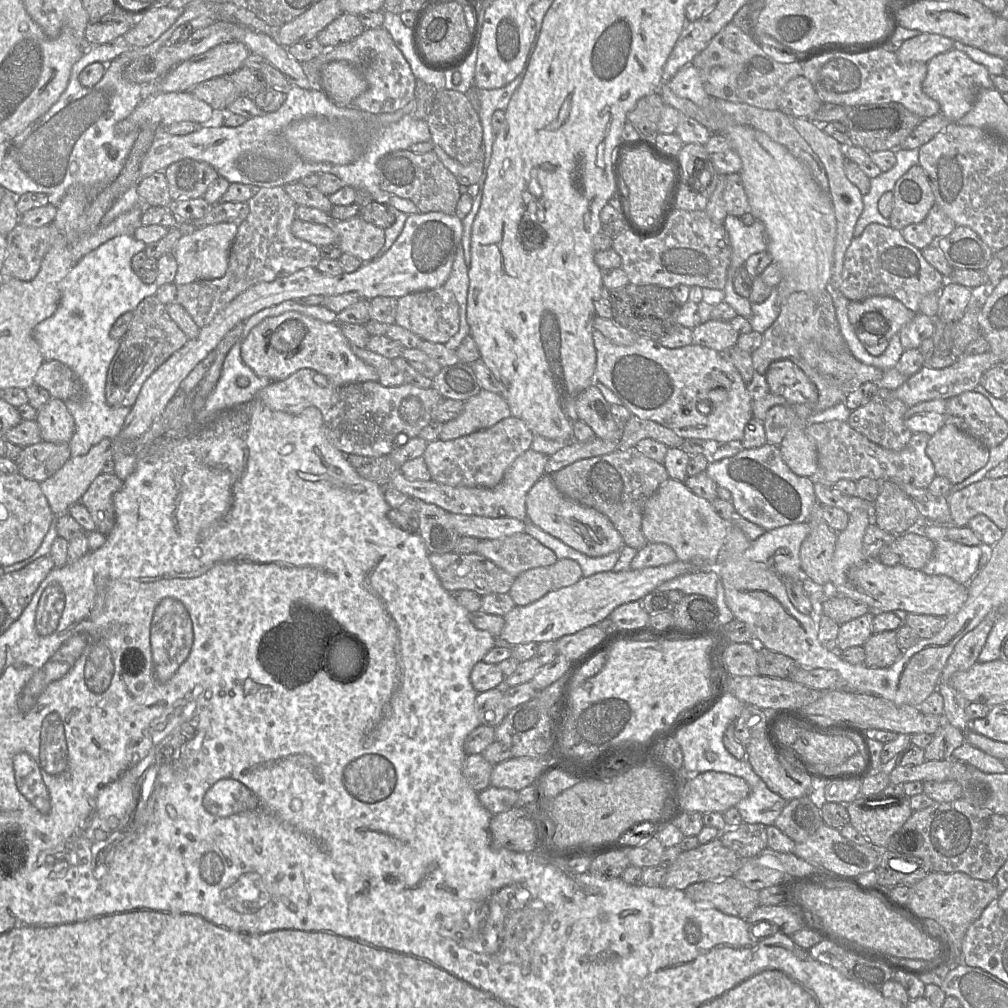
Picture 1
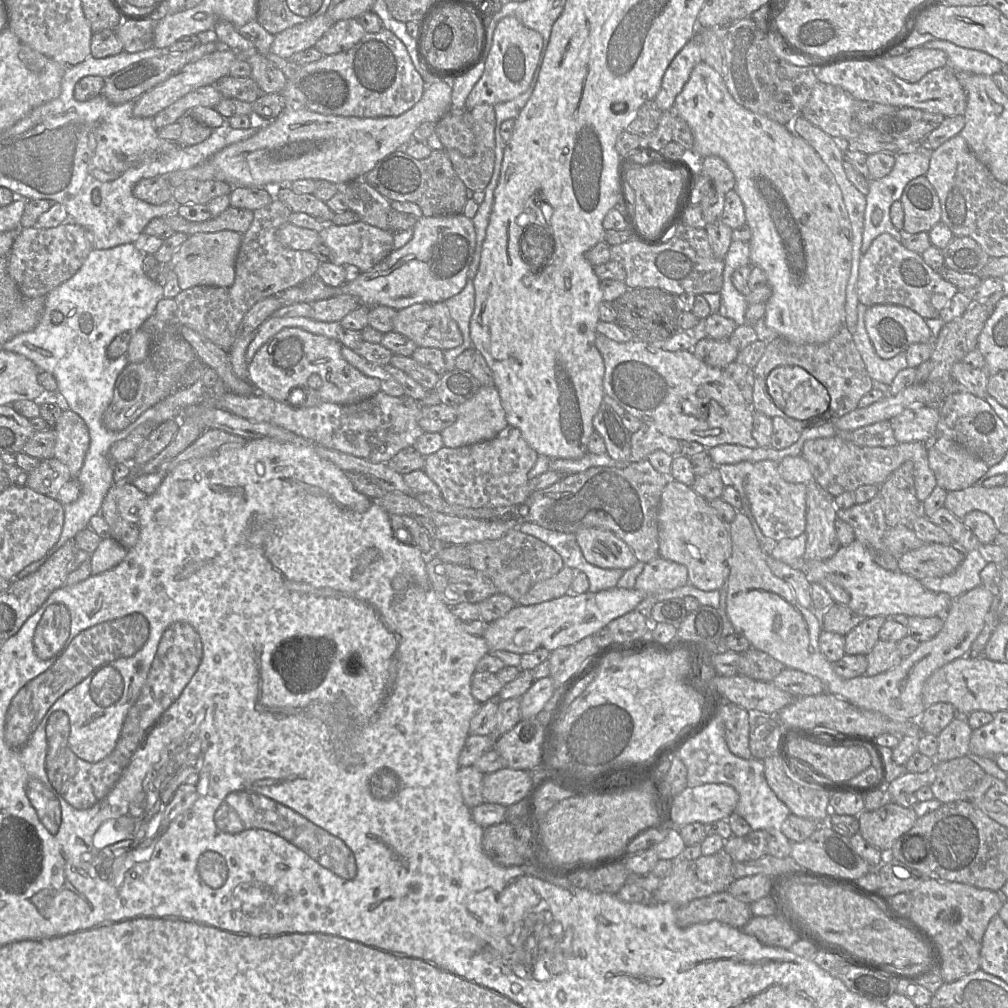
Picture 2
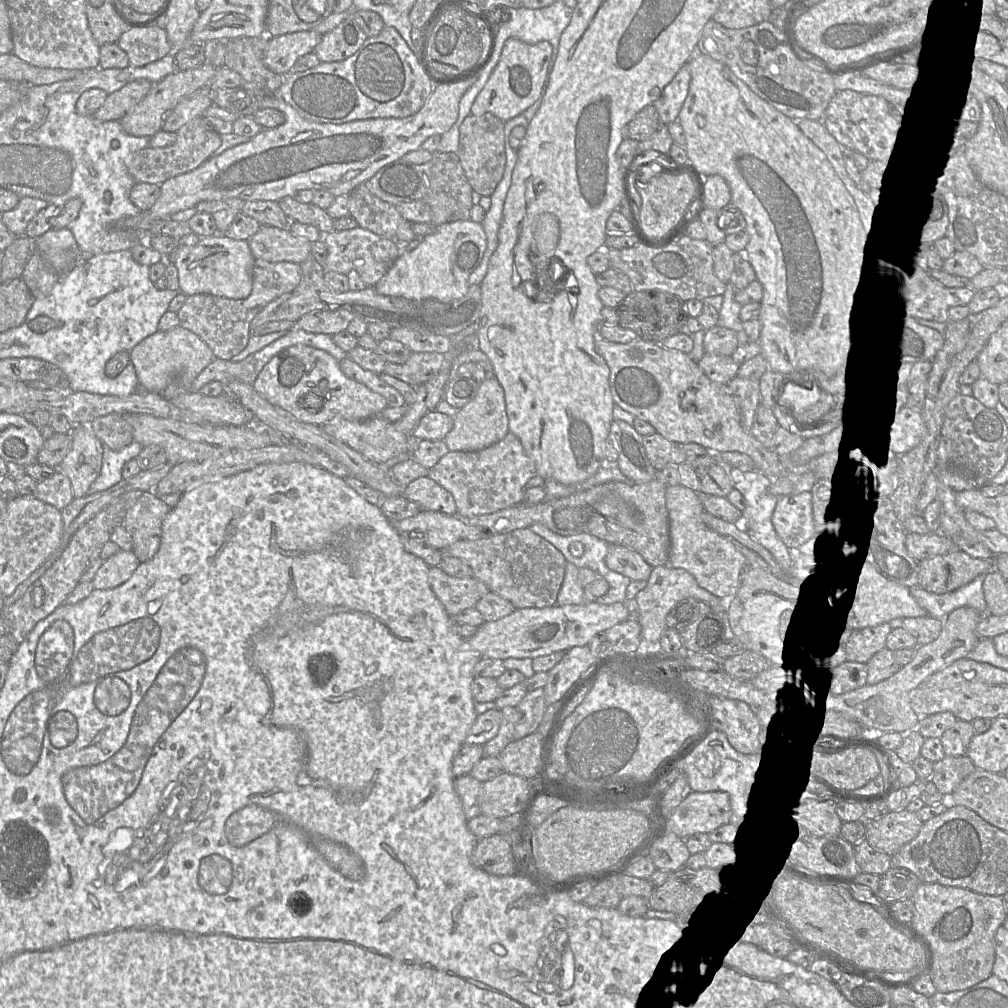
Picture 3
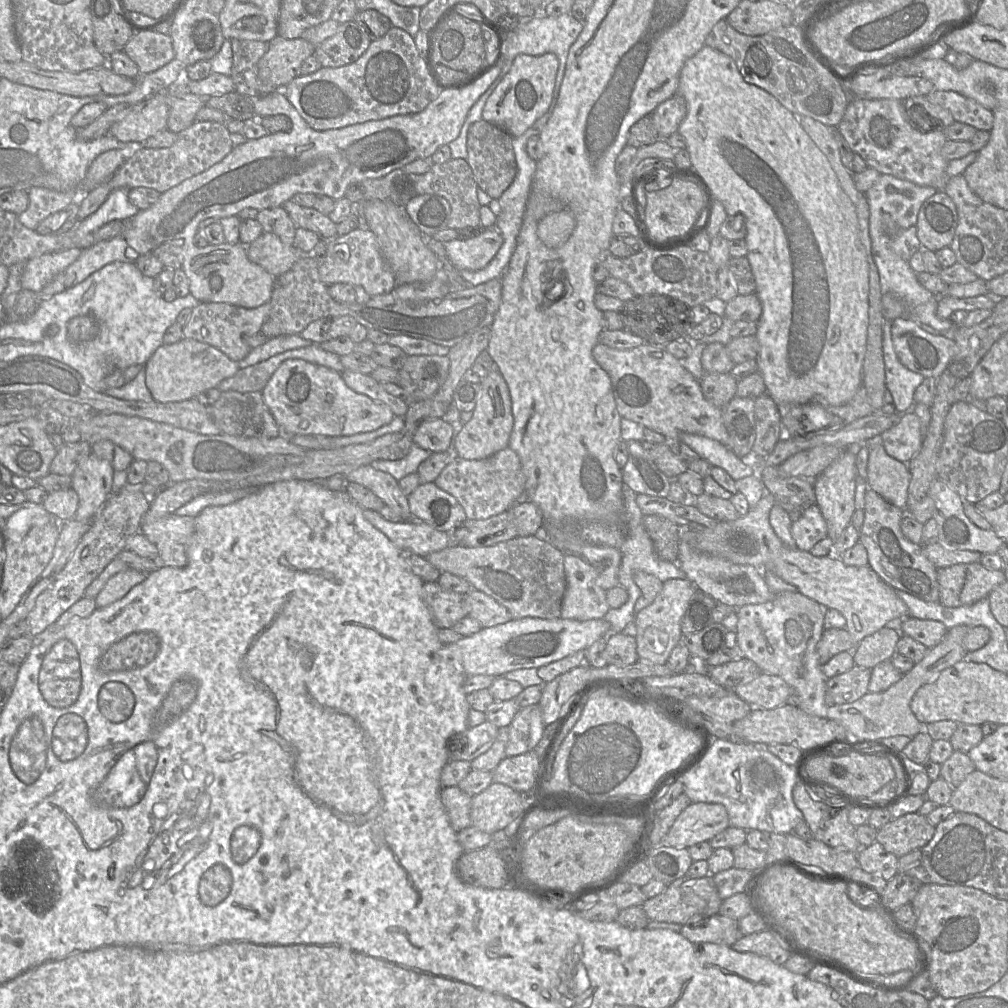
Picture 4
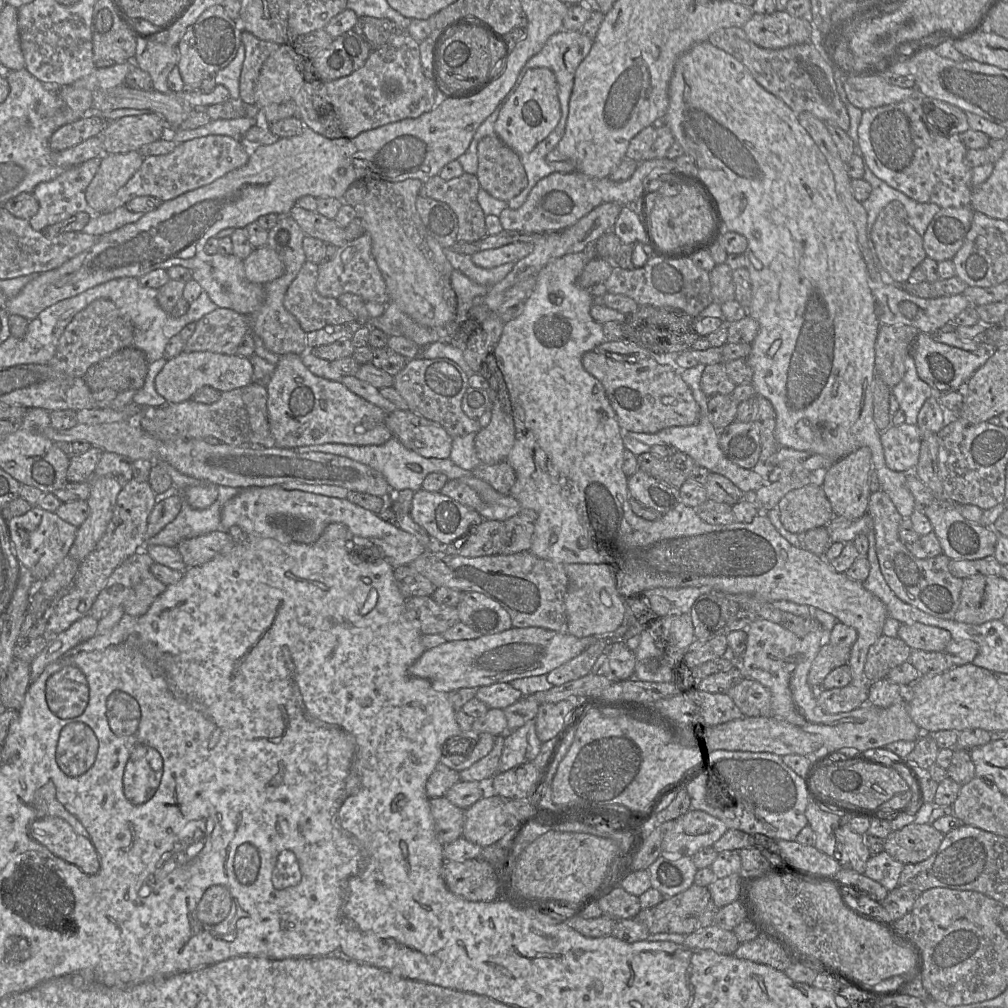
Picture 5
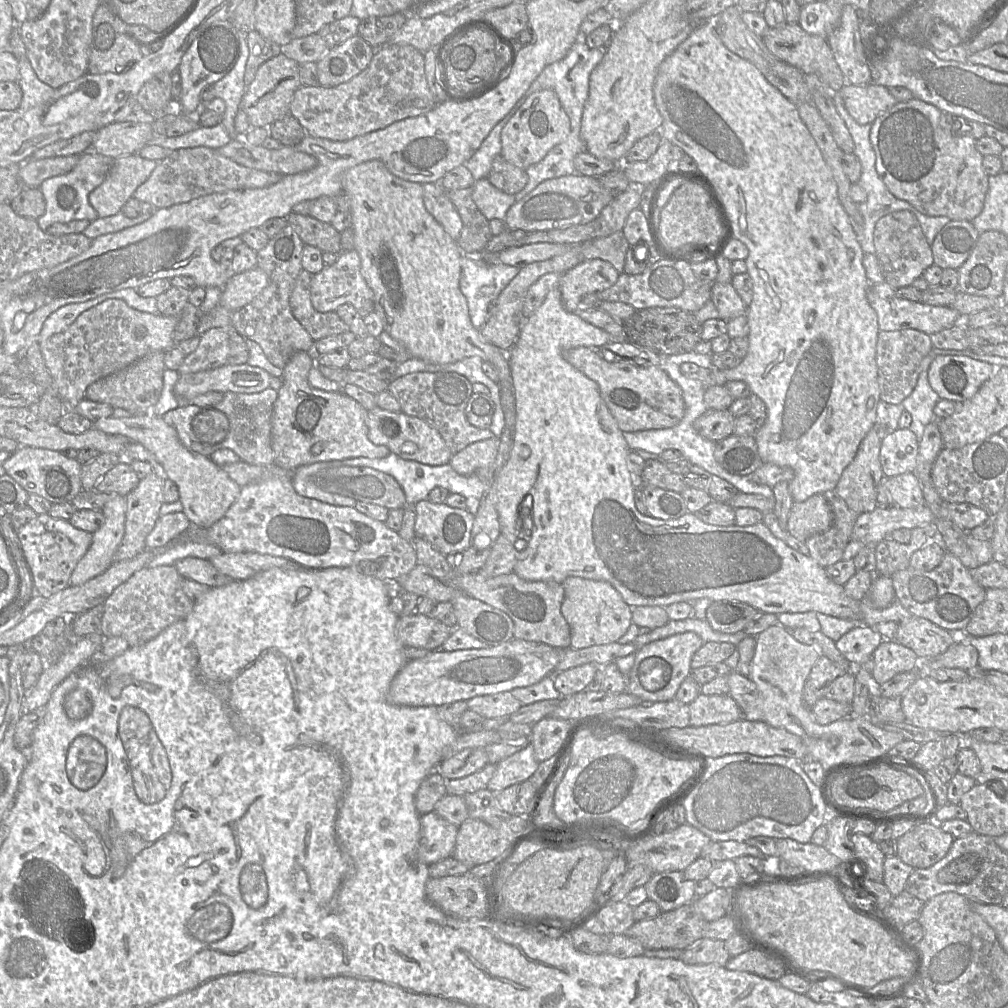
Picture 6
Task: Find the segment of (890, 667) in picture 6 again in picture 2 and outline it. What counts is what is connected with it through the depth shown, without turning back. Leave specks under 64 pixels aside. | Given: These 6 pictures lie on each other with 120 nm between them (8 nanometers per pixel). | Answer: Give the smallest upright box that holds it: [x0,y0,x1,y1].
[844,616,886,655]

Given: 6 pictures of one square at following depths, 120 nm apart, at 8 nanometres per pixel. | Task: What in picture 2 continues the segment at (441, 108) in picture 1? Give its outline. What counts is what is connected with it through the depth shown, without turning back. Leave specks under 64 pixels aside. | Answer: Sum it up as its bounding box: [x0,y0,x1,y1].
[436,108,476,157]

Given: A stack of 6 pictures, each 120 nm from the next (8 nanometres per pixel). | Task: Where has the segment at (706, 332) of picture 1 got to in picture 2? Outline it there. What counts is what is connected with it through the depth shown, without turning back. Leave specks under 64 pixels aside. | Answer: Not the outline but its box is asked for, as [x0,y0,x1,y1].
[693,337,738,369]

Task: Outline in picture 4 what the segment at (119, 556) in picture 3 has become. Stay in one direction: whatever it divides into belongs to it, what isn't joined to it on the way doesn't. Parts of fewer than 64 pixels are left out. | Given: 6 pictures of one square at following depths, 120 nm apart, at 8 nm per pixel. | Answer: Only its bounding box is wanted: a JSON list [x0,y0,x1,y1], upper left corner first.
[96,568,146,608]

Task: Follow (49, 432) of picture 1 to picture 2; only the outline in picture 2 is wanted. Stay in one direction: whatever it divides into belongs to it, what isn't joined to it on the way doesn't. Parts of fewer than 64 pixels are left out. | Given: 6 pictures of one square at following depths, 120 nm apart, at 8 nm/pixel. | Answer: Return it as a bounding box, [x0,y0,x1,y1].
[51,409,90,478]

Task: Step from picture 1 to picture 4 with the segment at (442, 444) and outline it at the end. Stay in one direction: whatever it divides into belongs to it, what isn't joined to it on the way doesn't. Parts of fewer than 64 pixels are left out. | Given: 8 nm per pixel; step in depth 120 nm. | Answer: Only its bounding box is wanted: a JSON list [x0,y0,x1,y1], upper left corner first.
[434,446,526,520]

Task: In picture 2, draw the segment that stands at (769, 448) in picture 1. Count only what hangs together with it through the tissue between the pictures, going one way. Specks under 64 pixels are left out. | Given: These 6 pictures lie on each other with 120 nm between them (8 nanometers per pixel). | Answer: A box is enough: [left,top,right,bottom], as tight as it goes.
[745,460,807,542]

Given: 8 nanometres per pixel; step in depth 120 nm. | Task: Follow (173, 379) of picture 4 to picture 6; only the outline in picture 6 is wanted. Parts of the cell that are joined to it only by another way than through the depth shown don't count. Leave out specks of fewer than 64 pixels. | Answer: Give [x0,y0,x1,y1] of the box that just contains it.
[173,364,271,406]

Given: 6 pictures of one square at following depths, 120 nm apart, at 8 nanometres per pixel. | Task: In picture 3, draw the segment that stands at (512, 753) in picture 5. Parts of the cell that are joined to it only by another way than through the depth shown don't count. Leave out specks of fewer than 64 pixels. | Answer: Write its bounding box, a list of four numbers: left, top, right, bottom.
[513,688,546,740]

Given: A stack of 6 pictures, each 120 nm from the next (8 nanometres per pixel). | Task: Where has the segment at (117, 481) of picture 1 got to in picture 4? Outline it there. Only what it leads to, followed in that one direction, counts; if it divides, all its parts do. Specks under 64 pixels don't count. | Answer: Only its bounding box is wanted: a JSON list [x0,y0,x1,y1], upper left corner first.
[140,513,195,568]

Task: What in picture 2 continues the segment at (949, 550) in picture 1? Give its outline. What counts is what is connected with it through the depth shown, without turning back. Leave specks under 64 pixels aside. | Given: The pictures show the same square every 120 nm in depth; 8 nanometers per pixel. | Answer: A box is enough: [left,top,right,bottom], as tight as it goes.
[921,549,986,599]

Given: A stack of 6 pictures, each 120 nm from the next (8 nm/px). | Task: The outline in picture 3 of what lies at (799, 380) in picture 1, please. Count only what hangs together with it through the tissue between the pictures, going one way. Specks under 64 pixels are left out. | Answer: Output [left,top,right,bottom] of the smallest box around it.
[778,381,830,424]

